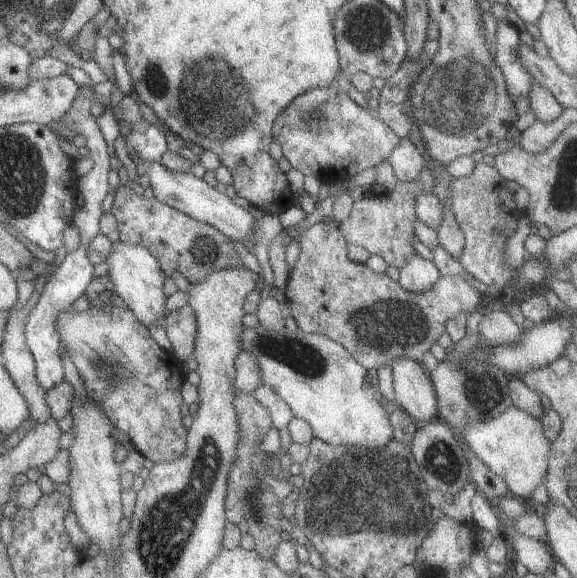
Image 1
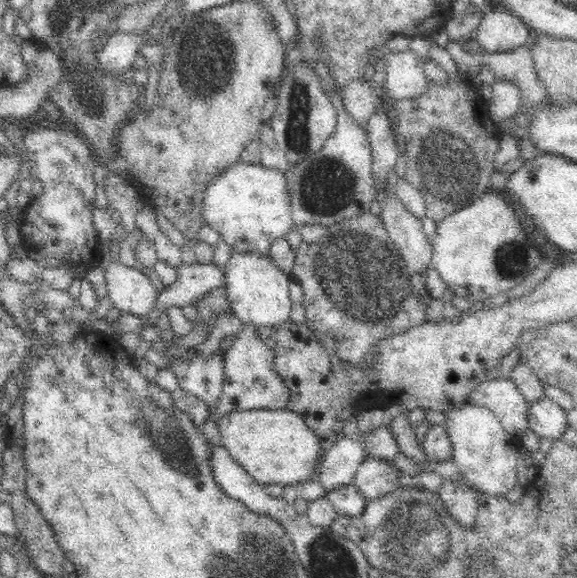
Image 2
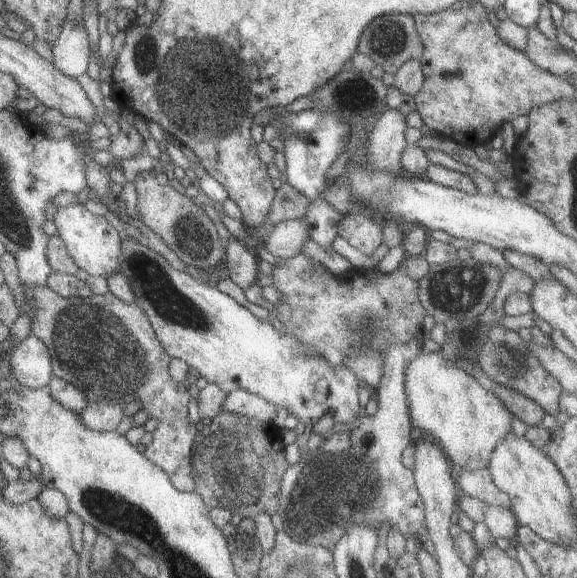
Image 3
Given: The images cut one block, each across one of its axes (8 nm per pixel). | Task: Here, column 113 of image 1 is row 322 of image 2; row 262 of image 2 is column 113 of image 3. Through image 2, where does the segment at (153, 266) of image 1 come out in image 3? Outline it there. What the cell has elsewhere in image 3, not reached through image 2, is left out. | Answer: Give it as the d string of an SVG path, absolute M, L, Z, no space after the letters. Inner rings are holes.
M73 204L65 208L57 208L53 216L53 224L57 226L57 236L63 240L67 254L75 262L79 270L85 270L91 278L109 278L119 270L119 256L121 256L121 244L123 234L115 232L113 226L103 218L87 212L83 204Z

